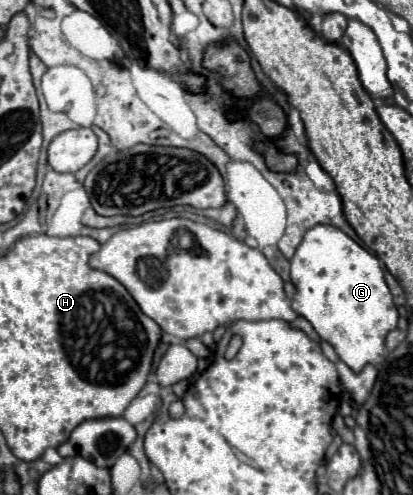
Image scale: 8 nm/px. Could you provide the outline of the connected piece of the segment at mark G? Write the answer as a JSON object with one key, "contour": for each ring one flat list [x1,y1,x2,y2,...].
{"contour":[[317,224,307,230,291,260,291,282,295,284,293,310,311,322,353,372,385,358,385,336,397,326,397,308,375,254,339,228]]}

